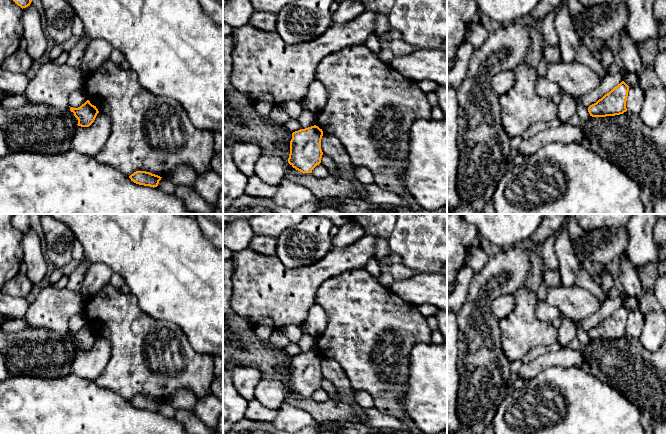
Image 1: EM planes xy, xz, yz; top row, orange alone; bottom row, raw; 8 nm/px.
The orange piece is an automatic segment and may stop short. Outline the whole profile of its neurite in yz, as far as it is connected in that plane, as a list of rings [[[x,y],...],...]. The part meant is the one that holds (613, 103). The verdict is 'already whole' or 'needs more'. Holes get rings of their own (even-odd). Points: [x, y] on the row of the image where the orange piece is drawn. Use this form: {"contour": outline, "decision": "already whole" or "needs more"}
{"contour": [[[622,81],[596,103],[588,107],[590,116],[606,117],[623,114],[627,111],[626,101],[628,91],[629,86]]], "decision": "already whole"}

